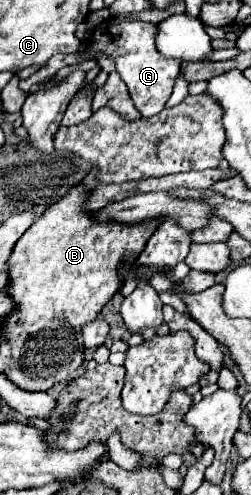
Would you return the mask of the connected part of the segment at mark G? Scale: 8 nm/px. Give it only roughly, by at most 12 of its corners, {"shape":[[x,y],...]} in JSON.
{"shape":[[114,18],[84,52],[52,56],[24,92],[64,66],[108,56],[144,118],[162,112],[180,60],[160,56],[156,24]]}

